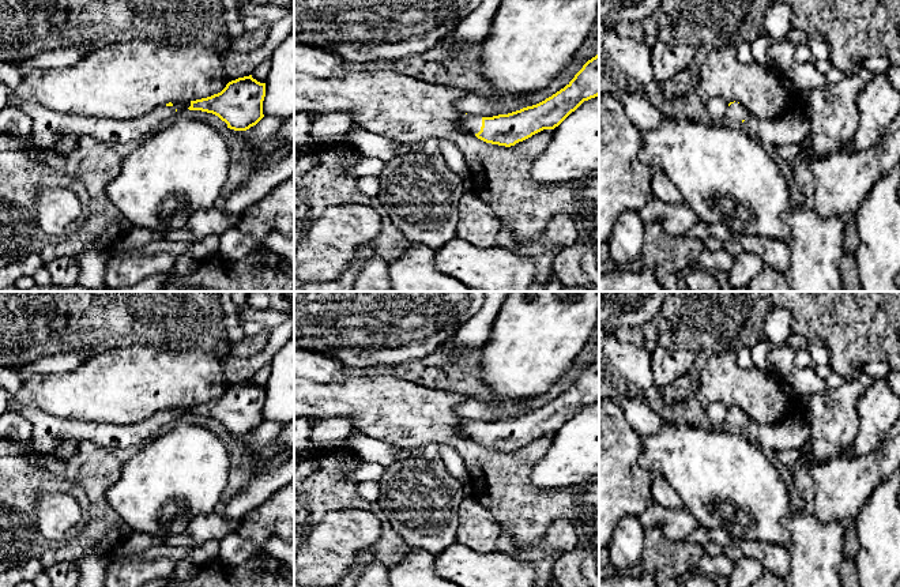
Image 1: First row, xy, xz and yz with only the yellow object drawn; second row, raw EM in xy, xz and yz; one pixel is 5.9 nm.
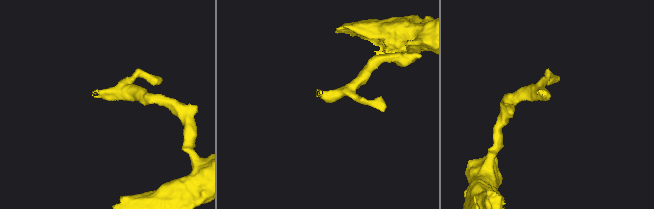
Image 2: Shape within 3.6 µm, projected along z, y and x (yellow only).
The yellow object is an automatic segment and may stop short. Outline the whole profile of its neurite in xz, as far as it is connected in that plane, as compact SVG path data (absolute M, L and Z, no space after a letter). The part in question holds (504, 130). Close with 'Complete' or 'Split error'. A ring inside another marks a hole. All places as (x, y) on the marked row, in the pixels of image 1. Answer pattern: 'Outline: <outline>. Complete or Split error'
Outline: M599 53L564 89L545 101L493 117L462 113L459 127L486 143L511 147L543 129L554 129L584 101L598 95Z. Split error

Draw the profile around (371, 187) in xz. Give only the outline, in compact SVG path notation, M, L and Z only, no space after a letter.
M358 177L357 187L365 196L369 197L377 197L381 191L379 177Z

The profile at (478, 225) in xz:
M474 191L464 192L459 203L456 237L479 249L496 247L502 226L493 210Z

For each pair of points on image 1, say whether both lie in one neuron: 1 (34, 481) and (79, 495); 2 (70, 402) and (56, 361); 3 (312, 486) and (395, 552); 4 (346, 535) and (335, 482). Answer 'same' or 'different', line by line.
1: same
2: different
3: same
4: different

